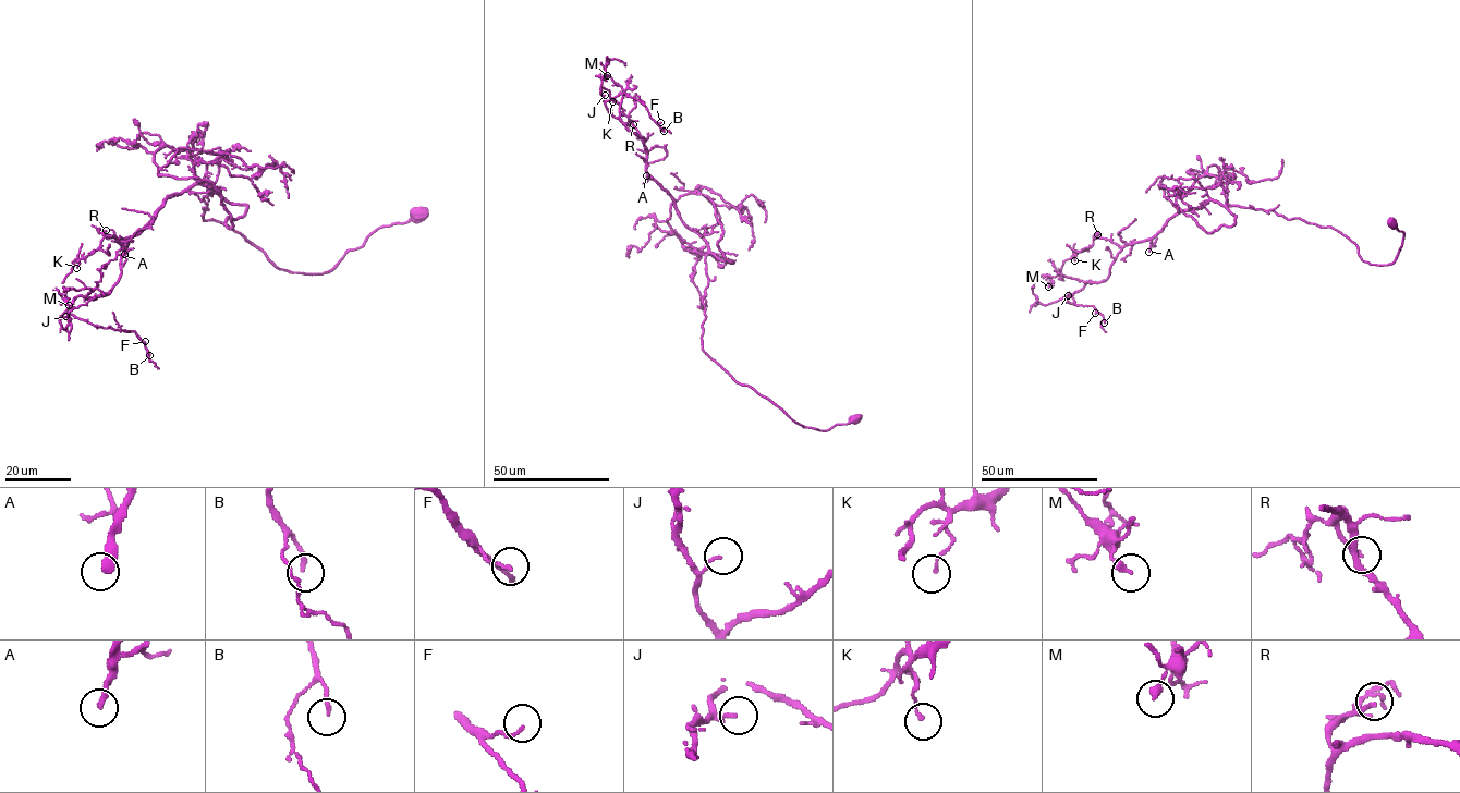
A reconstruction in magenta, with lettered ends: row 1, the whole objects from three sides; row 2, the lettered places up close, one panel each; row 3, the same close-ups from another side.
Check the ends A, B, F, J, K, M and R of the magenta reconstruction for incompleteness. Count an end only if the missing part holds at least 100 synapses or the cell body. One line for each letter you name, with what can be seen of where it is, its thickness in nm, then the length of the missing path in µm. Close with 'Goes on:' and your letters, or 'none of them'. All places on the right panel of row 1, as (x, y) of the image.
A: at (1148, 252); 280 nm thick; about 80 µm are missing
Goes on: A

